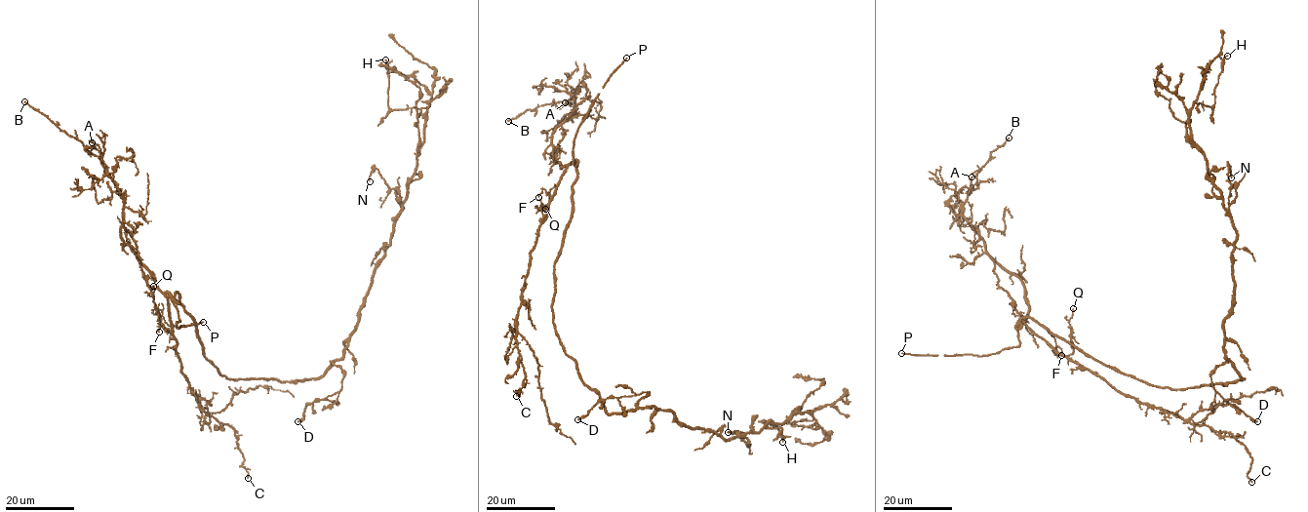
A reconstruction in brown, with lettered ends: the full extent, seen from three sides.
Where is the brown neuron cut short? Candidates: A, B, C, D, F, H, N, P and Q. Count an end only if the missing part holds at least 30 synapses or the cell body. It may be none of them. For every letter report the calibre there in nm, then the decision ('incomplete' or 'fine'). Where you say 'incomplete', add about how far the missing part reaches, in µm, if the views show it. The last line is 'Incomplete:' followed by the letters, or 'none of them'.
A: calibre 110 nm; fine
B: calibre 170 nm; fine
C: calibre 160 nm; fine
D: calibre 170 nm; fine
F: calibre 160 nm; fine
H: calibre 150 nm; fine
N: calibre 150 nm; fine
P: calibre 140 nm; incomplete; missing 35 µm
Q: calibre 140 nm; fine
Incomplete: P

